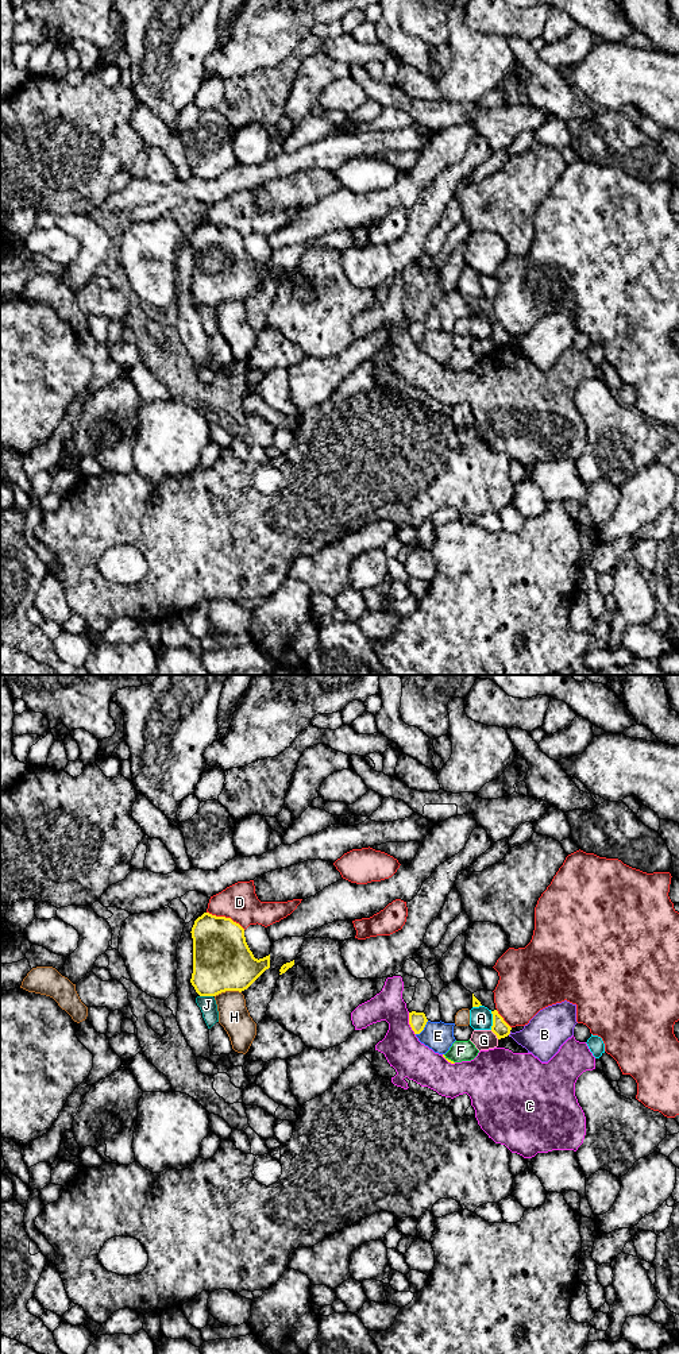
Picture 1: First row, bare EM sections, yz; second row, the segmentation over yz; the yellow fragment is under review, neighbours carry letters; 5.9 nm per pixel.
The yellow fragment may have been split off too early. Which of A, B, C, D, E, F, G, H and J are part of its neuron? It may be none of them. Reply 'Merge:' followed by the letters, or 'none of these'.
Merge: none of these

